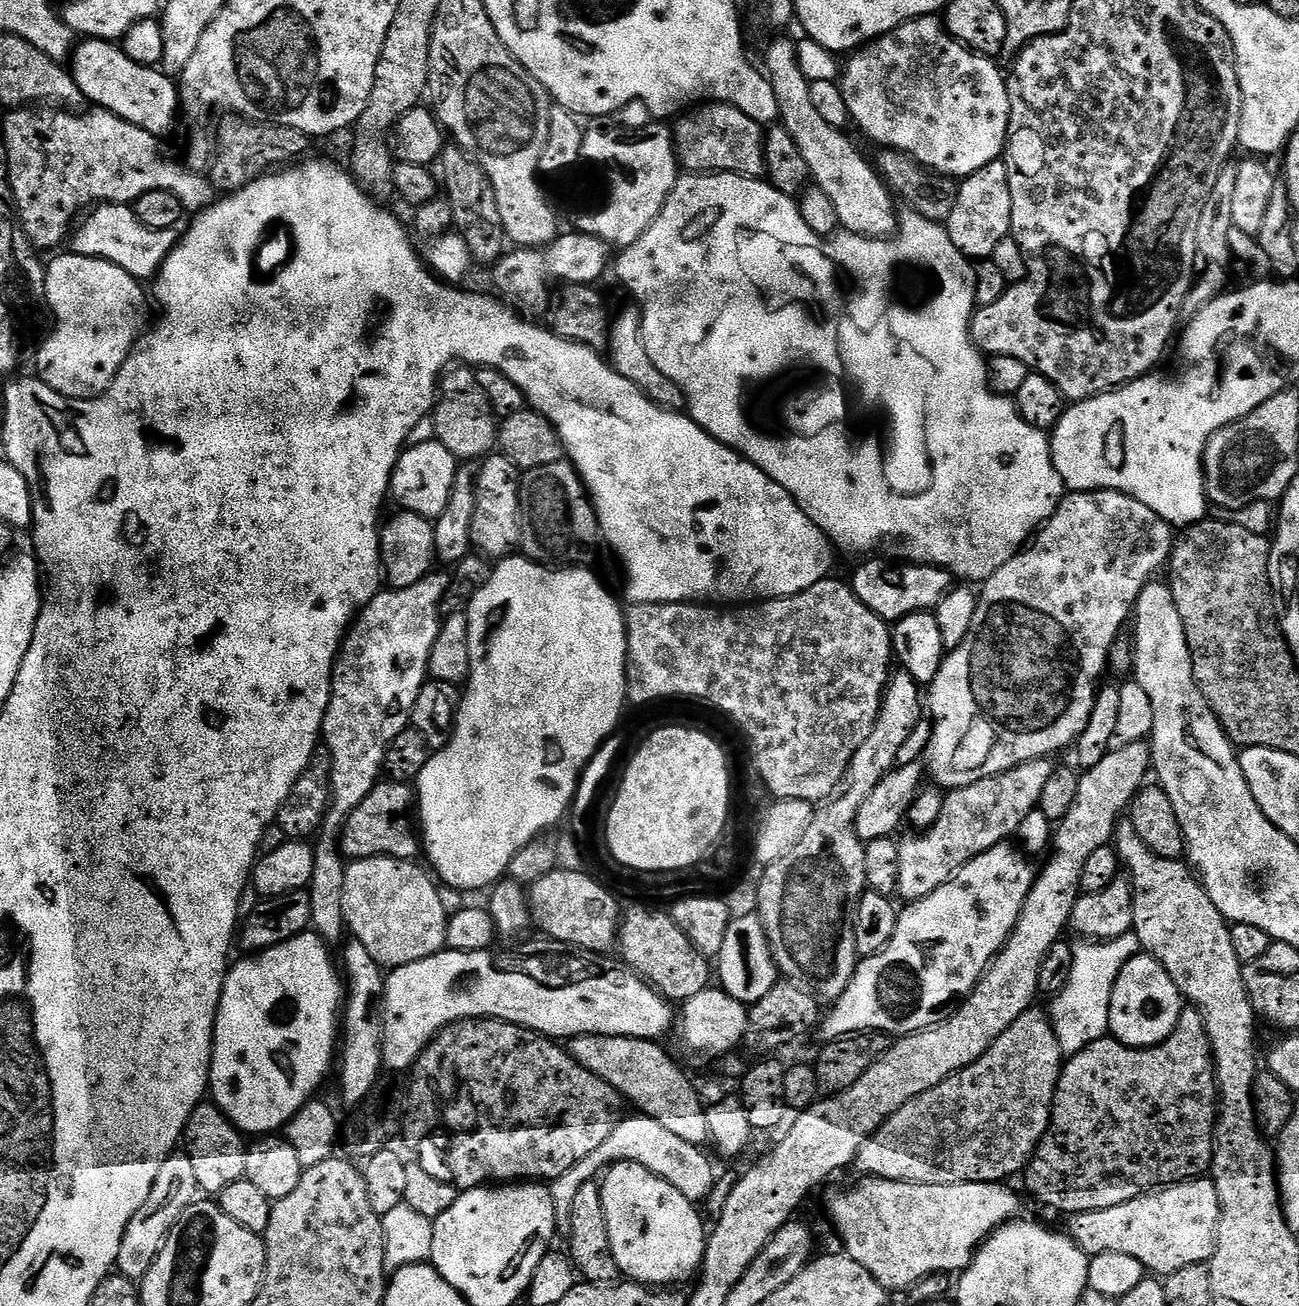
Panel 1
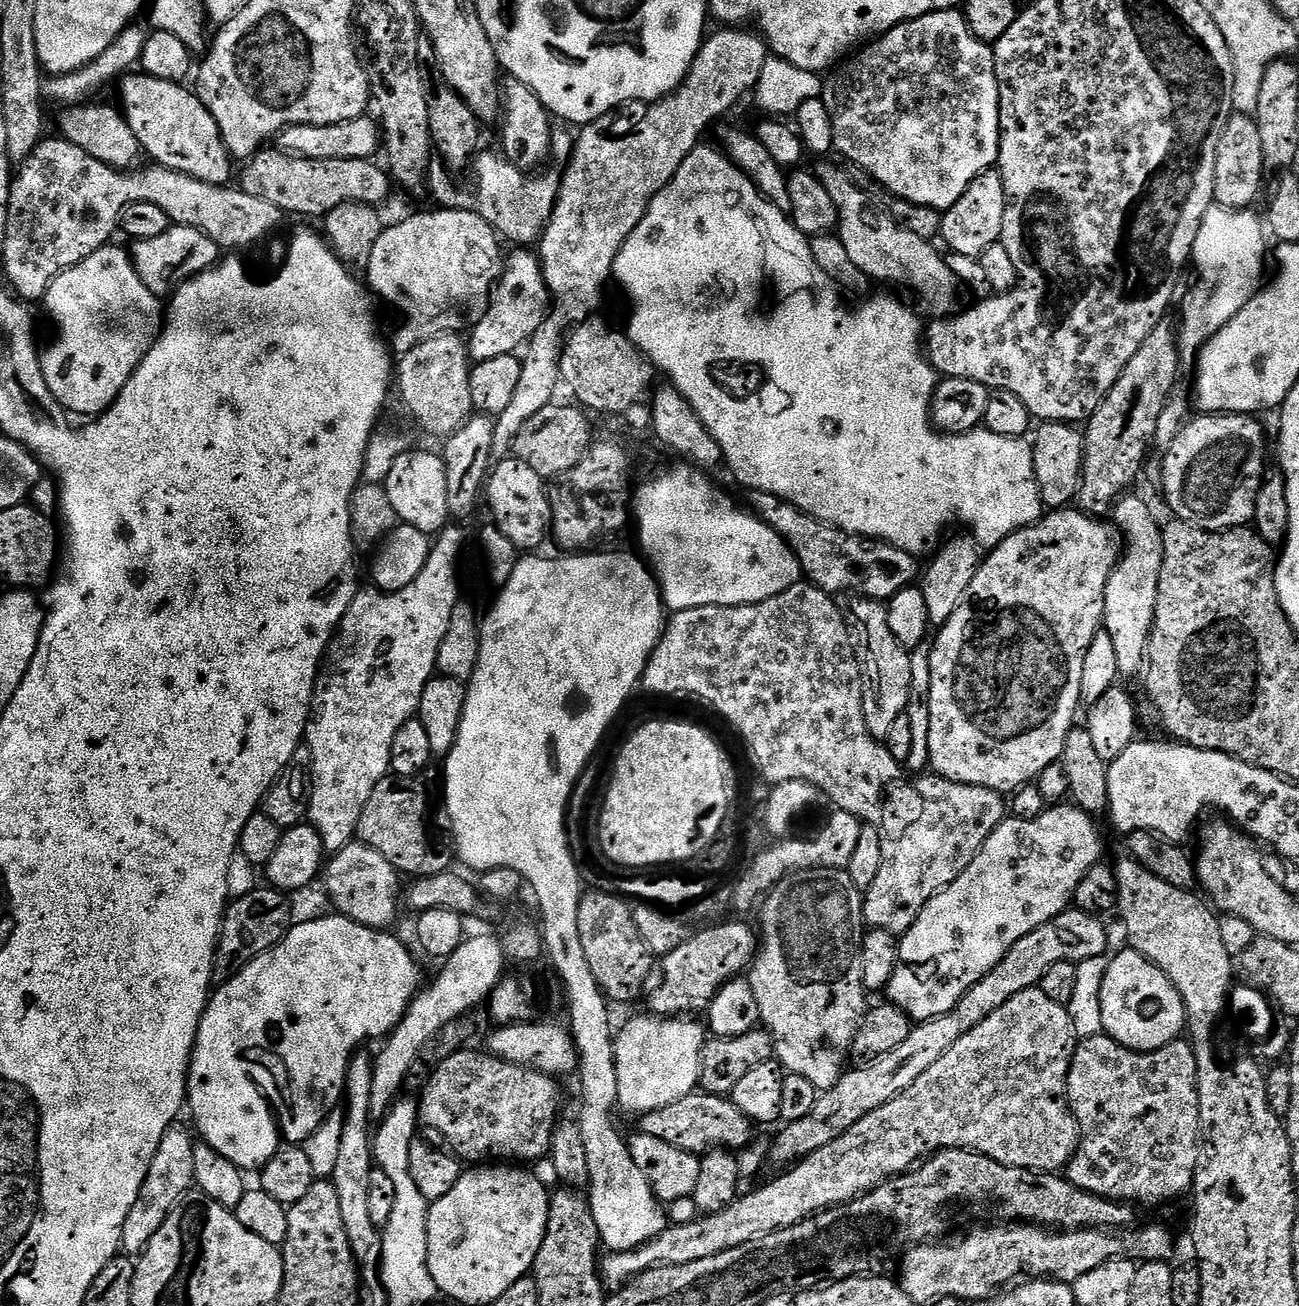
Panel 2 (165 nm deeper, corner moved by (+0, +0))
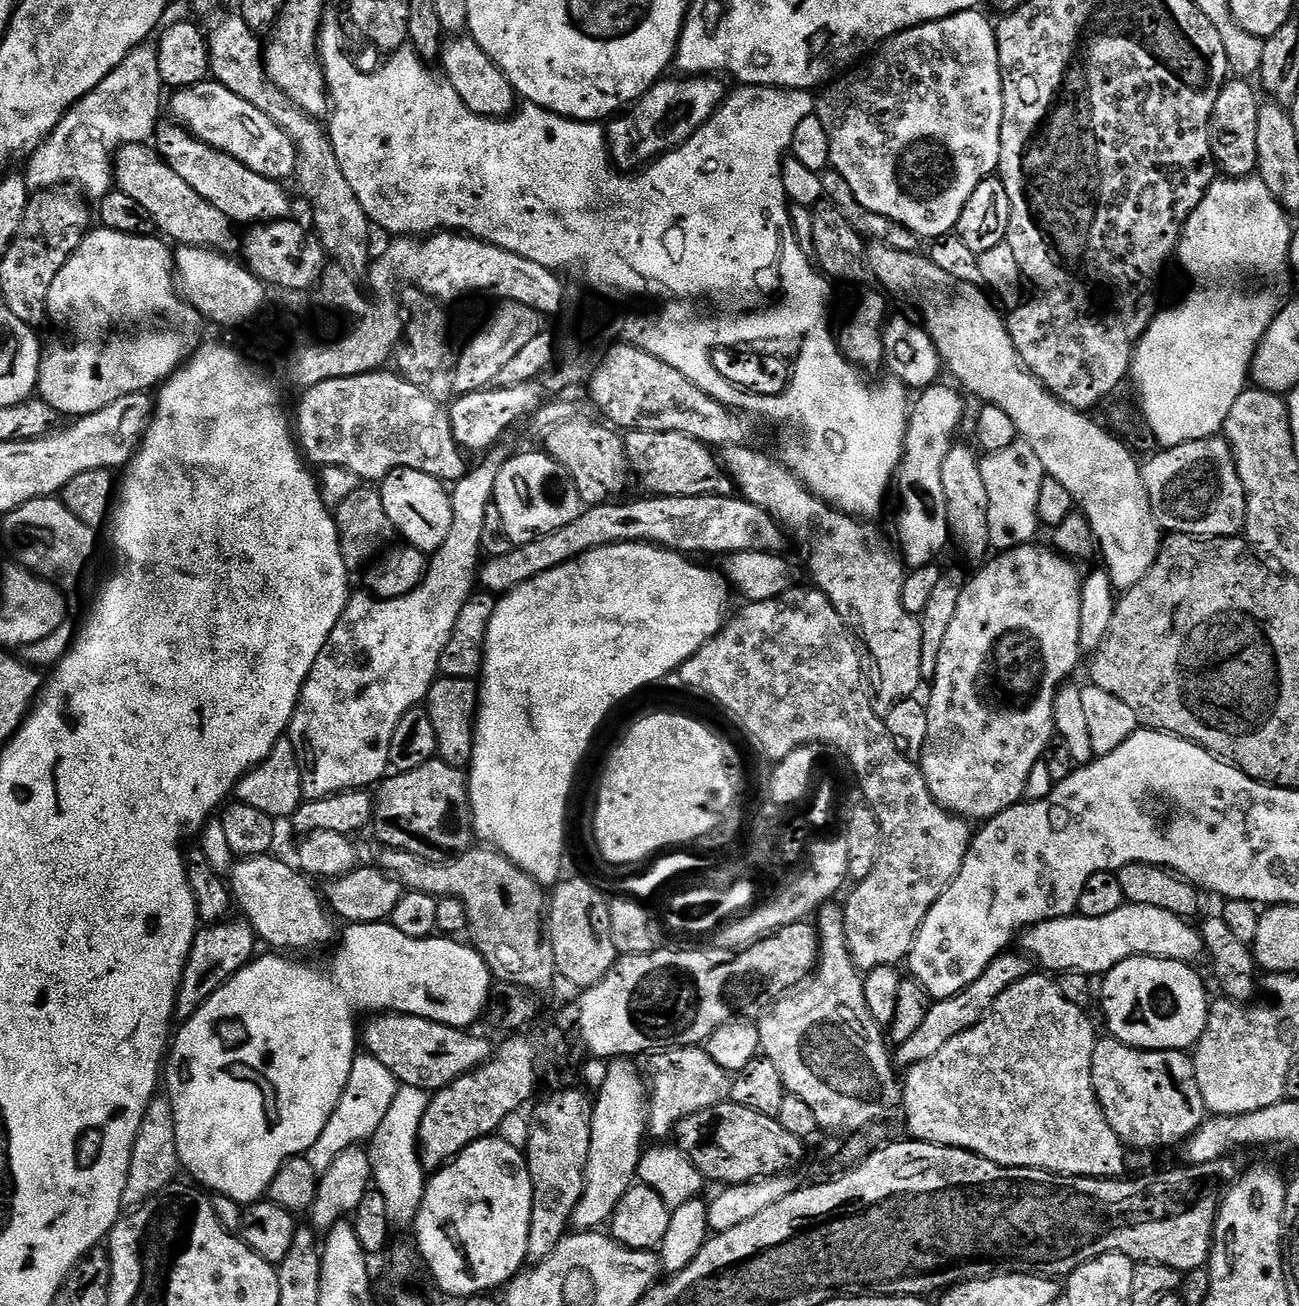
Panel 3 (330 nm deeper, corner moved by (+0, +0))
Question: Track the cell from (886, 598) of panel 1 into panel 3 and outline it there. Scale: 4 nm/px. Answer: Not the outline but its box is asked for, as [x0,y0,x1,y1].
[478,494,782,594]

